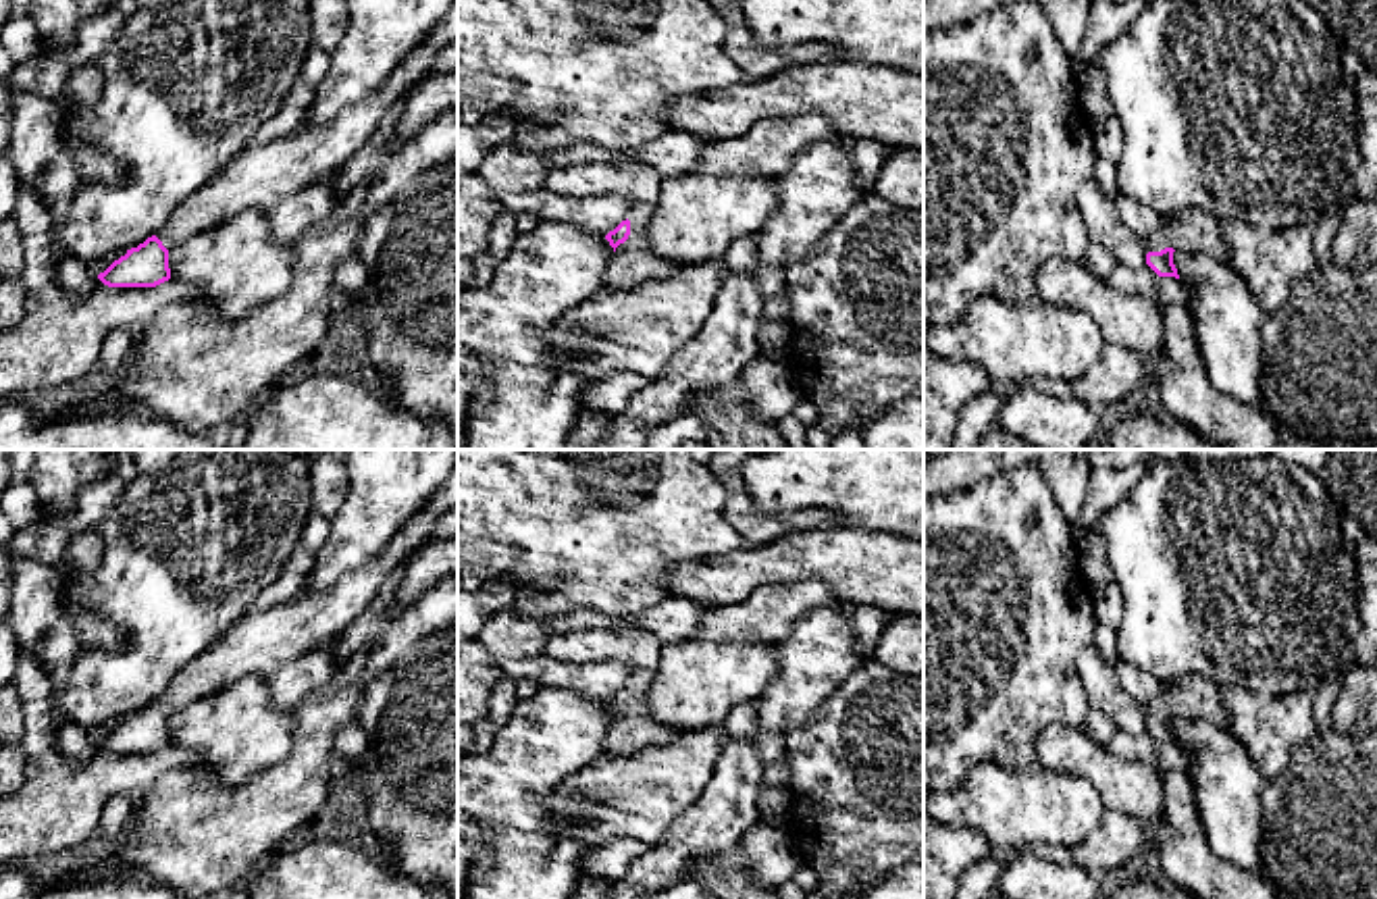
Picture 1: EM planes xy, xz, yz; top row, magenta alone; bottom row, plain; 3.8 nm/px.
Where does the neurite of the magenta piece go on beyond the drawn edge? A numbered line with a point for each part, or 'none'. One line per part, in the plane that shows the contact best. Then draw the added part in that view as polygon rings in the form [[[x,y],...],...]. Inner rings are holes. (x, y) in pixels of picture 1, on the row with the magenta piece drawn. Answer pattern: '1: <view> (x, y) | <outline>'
1: xz (633, 263) | [[[632,204],[626,216],[630,221],[630,235],[612,254],[603,275],[603,289],[614,291],[647,281],[657,281],[674,275],[682,266],[676,260],[659,256],[647,246],[645,233],[651,210],[653,208],[647,204]]]

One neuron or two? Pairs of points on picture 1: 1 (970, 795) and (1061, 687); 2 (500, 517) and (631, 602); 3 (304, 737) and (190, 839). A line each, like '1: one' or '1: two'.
1: two
2: one
3: one

